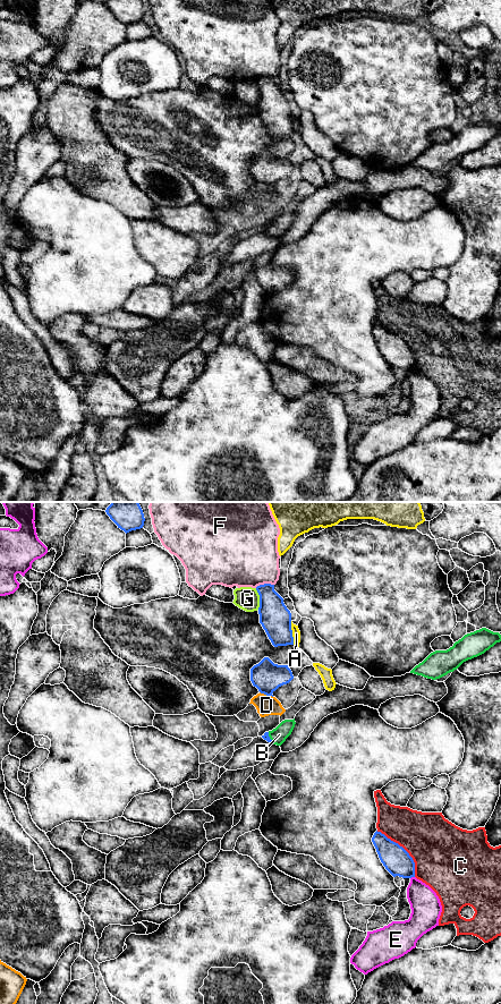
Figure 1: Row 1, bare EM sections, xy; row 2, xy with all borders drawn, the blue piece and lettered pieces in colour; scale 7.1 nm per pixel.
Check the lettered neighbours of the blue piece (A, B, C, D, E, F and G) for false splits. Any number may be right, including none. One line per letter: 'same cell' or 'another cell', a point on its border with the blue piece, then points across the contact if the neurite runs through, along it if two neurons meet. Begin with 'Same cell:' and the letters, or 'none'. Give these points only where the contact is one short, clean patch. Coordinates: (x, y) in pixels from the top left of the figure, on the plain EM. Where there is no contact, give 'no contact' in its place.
Same cell: B
A: another cell; contact xy (291, 125)
B: same cell; contact xy (269, 230); way xy (265, 229), (269, 230), (279, 227)
C: another cell; contact xy (404, 341)
D: another cell; contact xy (266, 187)
E: another cell; contact xy (412, 368)
F: another cell; contact xy (264, 76)
G: another cell; contact xy (260, 91)

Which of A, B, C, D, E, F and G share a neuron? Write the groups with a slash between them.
A / B / C / D / E / F / G

